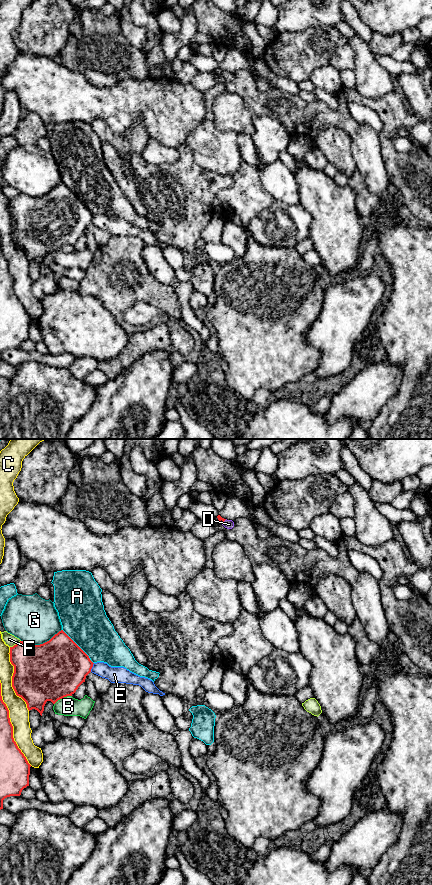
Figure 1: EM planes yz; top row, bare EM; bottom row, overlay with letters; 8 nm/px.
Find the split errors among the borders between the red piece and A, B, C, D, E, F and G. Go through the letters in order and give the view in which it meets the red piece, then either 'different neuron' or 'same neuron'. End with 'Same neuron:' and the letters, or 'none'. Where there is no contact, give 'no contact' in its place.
A: yz | different neuron
B: yz | different neuron
C: yz | different neuron
D: yz | same neuron
E: yz | different neuron
F: yz | different neuron
G: yz | different neuron
Same neuron: D

